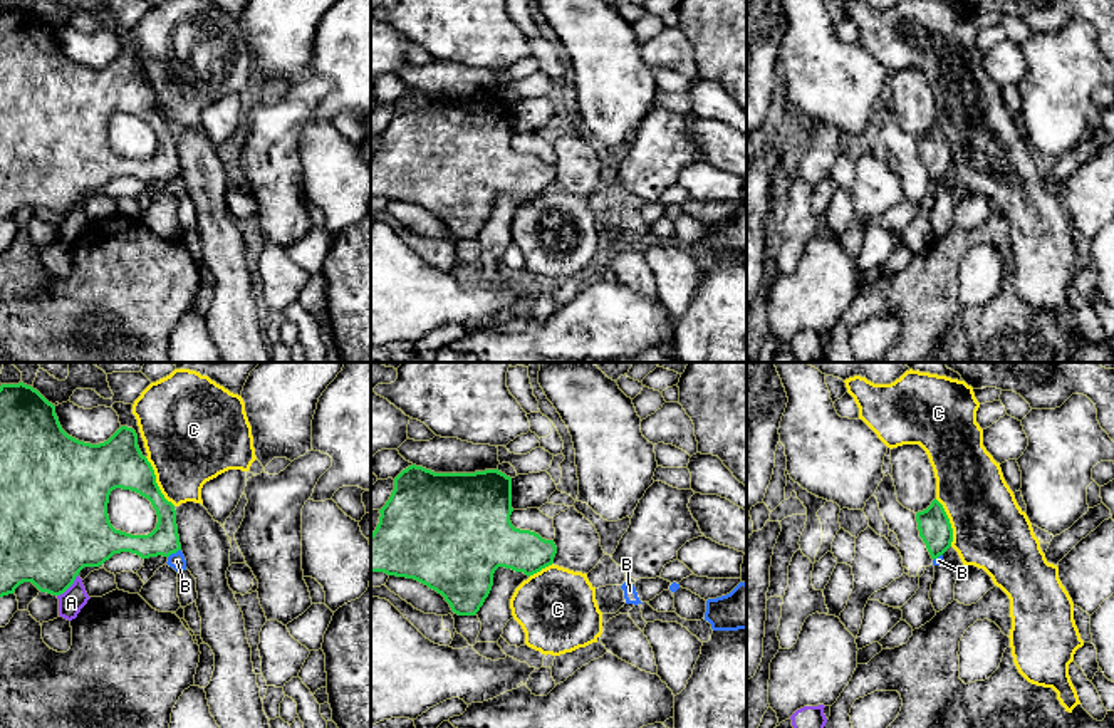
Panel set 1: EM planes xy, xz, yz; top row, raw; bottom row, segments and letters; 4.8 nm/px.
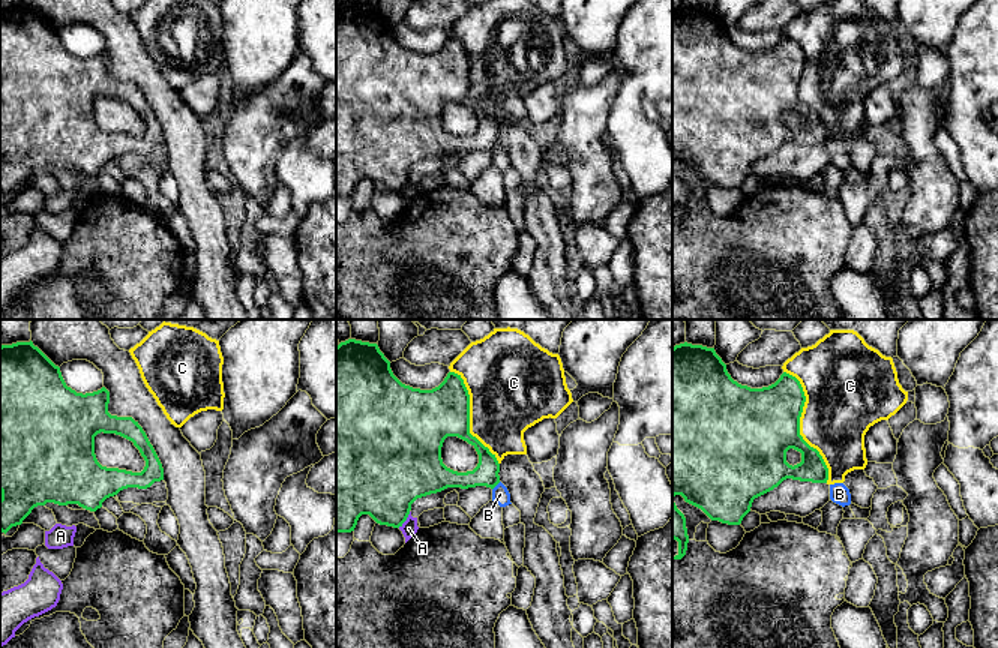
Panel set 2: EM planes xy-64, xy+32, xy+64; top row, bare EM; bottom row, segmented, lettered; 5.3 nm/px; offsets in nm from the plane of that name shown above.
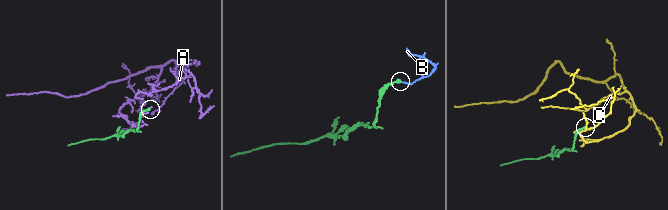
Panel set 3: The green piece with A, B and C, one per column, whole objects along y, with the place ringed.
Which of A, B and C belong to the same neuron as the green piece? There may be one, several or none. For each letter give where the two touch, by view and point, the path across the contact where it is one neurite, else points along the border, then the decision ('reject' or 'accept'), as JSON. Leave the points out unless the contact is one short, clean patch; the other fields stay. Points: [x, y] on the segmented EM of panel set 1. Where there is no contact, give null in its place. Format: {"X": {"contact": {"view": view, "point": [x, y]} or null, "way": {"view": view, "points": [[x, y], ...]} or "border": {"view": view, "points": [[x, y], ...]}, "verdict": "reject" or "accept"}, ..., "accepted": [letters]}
{"A": {"contact": {"view": "xy", "point": [69, 586]}, "border": {"view": "xy", "points": [[78, 574], [57, 596]]}, "verdict": "reject"}, "B": {"contact": {"view": "xy", "point": [173, 552]}, "border": {"view": "xy", "points": [[180, 549], [168, 557]]}, "verdict": "reject"}, "C": {"contact": {"view": "xy", "point": [155, 482]}, "verdict": "reject"}, "accepted": []}

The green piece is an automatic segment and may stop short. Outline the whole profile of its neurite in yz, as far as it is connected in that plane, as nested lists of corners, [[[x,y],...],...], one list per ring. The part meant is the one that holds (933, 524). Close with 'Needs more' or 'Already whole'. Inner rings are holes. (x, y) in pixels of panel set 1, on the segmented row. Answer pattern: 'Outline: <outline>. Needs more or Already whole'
Outline: [[[934,498],[931,505],[916,513],[919,537],[931,559],[943,555],[953,542],[953,528],[943,505]]]. Already whole

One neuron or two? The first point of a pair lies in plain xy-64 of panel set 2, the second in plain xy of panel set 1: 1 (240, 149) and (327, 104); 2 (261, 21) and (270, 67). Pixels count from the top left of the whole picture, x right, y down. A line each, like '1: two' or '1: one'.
1: two
2: one

